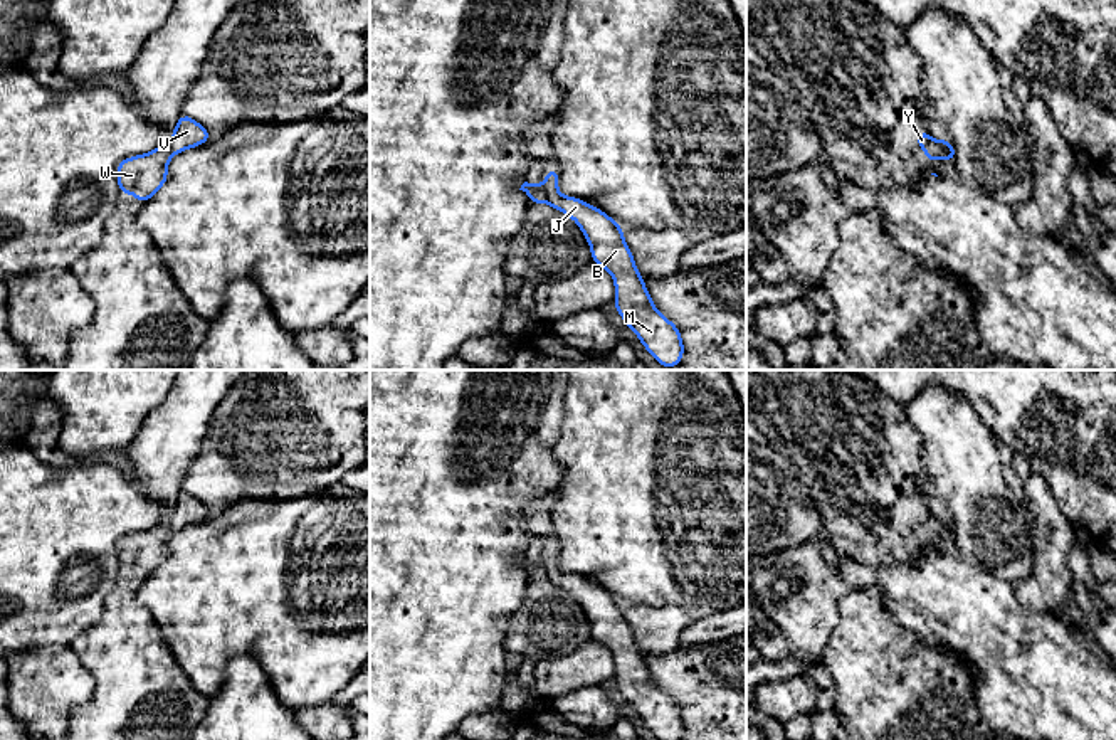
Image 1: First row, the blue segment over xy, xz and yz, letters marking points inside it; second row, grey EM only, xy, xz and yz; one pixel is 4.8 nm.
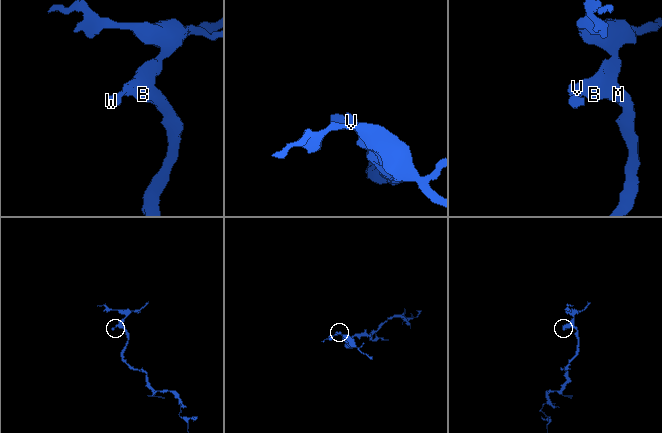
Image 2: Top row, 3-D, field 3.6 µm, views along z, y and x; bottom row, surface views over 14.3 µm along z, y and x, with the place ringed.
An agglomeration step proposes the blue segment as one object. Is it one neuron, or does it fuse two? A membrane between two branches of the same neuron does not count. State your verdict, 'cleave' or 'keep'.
cleave

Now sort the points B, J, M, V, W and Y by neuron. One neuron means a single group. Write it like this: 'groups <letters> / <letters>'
groups B J M V Y / W

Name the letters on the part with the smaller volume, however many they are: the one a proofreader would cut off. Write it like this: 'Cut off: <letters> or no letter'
Cut off: W

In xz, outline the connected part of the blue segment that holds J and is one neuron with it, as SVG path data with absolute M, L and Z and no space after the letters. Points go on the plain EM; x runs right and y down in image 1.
M550 543L545 553L546 580L576 599L590 621L592 639L612 651L615 659L613 681L625 703L634 706L644 725L659 740L681 740L684 733L681 708L654 683L635 644L632 627L624 617L624 604L588 579L560 572L558 555L558 547Z

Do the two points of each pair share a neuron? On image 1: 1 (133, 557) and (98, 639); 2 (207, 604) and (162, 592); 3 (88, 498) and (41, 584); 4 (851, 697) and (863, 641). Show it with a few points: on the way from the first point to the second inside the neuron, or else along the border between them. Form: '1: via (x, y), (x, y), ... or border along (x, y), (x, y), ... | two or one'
1: via (130, 577), (123, 596), (123, 614), (118, 619) | one
2: via (195, 596), (173, 592) | one
3: via (68, 520), (41, 547), (41, 562) | one
4: via (863, 683), (863, 655) | one

